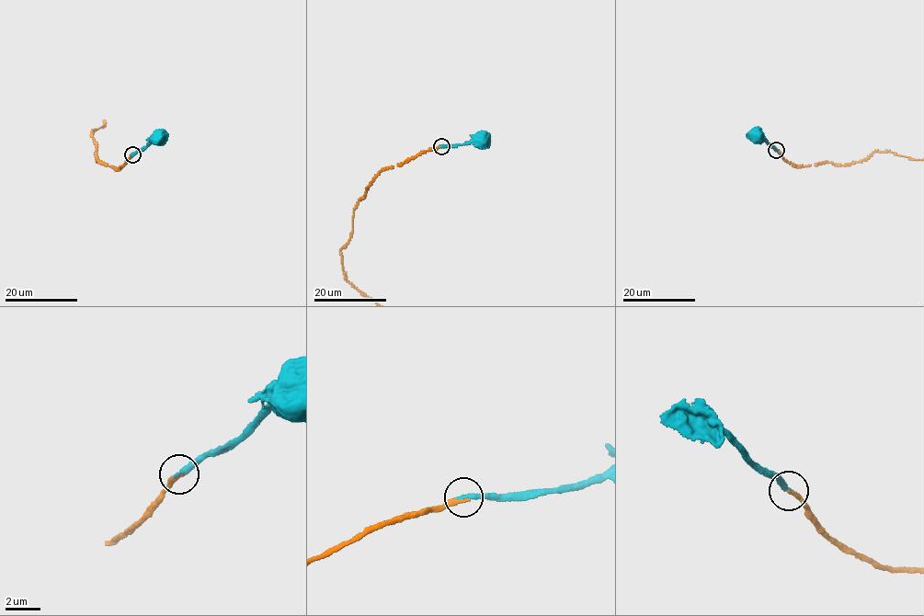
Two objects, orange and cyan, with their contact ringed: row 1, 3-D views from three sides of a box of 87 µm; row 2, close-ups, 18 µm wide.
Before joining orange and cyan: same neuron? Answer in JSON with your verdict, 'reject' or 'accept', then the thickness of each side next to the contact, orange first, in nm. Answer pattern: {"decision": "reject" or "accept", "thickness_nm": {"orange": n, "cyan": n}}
{"decision": "accept", "thickness_nm": {"orange": 220, "cyan": 280}}

